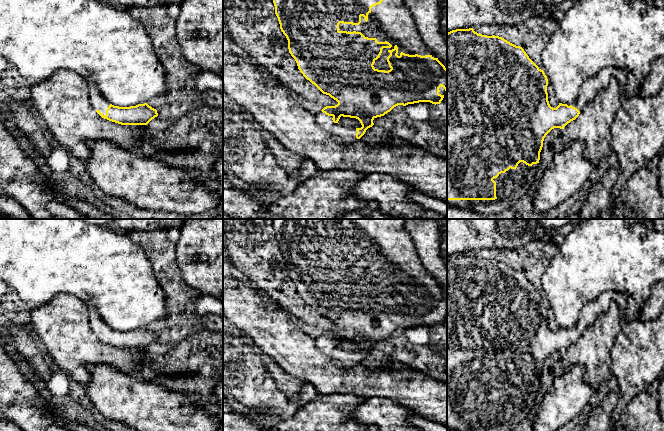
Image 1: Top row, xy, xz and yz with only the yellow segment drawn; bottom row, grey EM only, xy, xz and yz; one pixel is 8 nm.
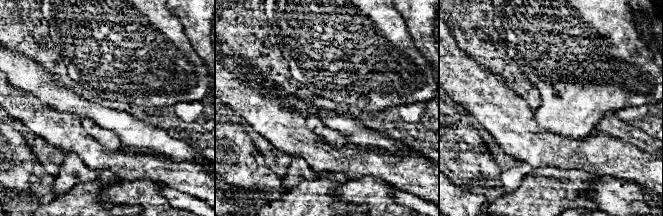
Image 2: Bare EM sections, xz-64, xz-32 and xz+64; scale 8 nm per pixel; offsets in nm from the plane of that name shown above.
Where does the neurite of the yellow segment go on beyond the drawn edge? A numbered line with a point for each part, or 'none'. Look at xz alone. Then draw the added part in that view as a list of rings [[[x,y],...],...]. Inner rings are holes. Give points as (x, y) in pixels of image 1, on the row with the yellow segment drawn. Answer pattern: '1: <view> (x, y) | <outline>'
1: xz (391, 21) | [[[383,0],[381,4],[371,8],[367,22],[361,16],[359,25],[340,23],[339,31],[361,32],[365,37],[376,38],[378,42],[389,42],[392,47],[383,48],[373,65],[378,70],[391,69],[387,62],[390,55],[388,51],[394,49],[395,45],[398,47],[398,56],[403,52],[409,55],[431,55],[436,58],[424,44],[404,0]]]
2: xz (347, 134) | [[[322,111],[315,114],[315,121],[321,129],[334,134],[345,143],[351,143],[357,140],[357,131],[355,128],[334,123],[332,118],[333,116],[328,116]]]

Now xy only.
1: xy (97, 100) | [[[88,76],[86,78],[86,82],[89,86],[89,98],[92,107],[95,110],[99,110],[103,115],[106,115],[106,110],[109,107],[110,103],[101,94],[98,87],[93,82],[91,76]]]

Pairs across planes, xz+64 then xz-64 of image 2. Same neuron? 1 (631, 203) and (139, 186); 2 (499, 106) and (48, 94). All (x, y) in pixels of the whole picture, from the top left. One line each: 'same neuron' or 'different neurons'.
1: same neuron
2: different neurons

